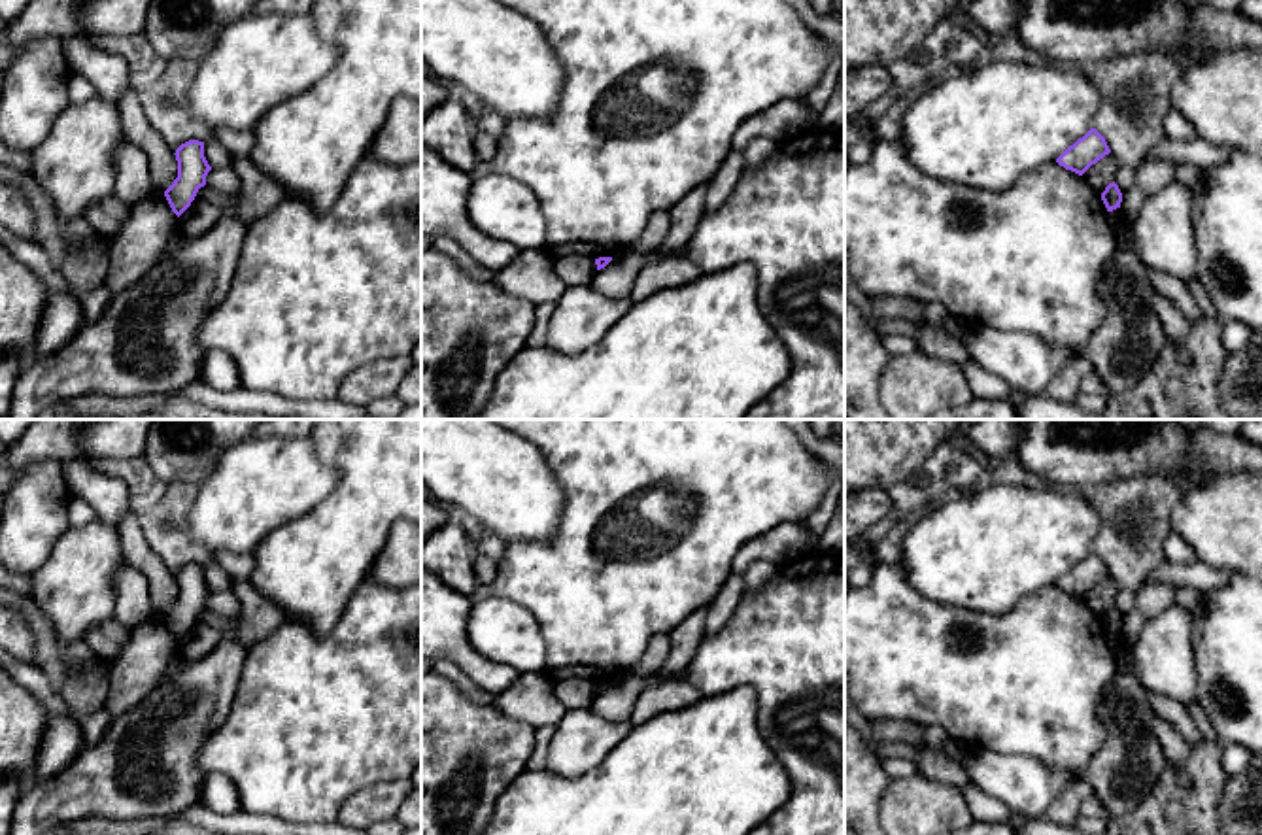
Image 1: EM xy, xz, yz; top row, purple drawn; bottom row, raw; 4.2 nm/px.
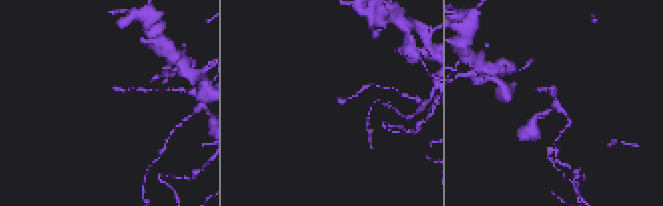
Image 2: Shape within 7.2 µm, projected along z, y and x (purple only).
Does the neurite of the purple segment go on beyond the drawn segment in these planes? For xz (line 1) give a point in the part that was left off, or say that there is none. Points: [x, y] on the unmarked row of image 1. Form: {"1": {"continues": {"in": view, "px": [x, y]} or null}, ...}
{"1": {"continues": null}}

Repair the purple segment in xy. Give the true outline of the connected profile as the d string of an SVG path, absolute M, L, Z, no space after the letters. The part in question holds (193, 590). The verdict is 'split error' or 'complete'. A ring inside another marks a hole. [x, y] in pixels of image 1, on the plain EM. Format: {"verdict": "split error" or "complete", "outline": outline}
{"verdict": "complete", "outline": "M189 563L176 572L178 601L164 614L172 635L179 640L195 623L200 610L206 608L206 599L212 593L204 580L204 565Z"}

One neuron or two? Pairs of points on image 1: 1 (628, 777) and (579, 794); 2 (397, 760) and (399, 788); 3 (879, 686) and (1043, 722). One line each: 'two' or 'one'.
1: one
2: two
3: one

